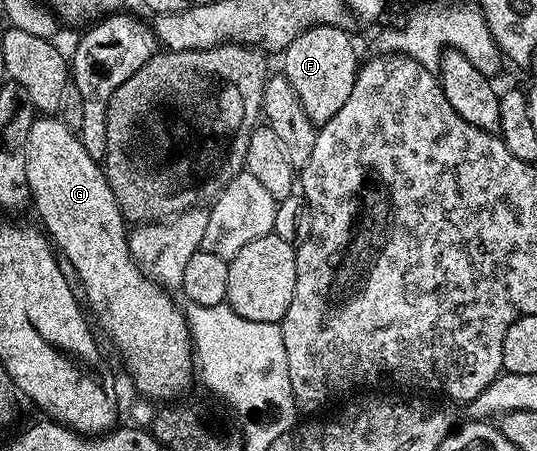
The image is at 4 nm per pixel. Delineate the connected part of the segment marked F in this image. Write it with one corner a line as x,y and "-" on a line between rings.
318,24
315,28
304,30
284,50
286,68
284,75
292,82
292,90
296,90
296,98
300,98
300,106
304,106
304,114
315,126
321,126
348,102
348,94
352,94
352,86
358,77
360,59
354,53
354,44
350,41
351,33
345,28

